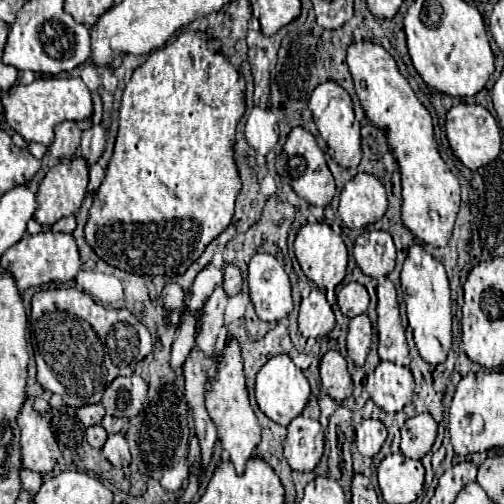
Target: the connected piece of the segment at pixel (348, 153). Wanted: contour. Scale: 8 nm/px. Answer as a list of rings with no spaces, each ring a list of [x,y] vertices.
[[[328,80],[328,82],[322,82],[314,88],[310,102],[308,102],[308,108],[312,110],[312,116],[314,116],[314,122],[318,126],[320,136],[328,142],[328,146],[332,150],[332,158],[344,168],[358,166],[358,162],[362,158],[360,128],[354,128],[354,110],[352,110],[350,94],[340,84]]]

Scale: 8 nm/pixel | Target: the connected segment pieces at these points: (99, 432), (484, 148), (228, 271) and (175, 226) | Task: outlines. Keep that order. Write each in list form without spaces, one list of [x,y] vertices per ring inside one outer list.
[[[90,426],[90,428],[86,428],[86,438],[88,438],[92,448],[102,448],[104,442],[106,442],[106,436],[108,434],[106,434],[106,430],[102,426]]]
[[[478,104],[452,106],[448,110],[448,114],[446,114],[446,136],[448,136],[450,148],[454,150],[458,160],[470,170],[476,170],[476,168],[480,168],[484,164],[490,164],[500,154],[500,146],[502,146],[500,126],[494,120],[494,116],[486,108],[482,108]]]
[[[226,266],[224,268],[224,282],[222,282],[224,290],[228,292],[228,296],[236,296],[240,292],[240,286],[242,286],[242,274],[236,266]]]
[[[182,32],[176,40],[170,40],[166,46],[154,50],[150,54],[150,58],[134,70],[130,82],[124,88],[122,106],[120,106],[120,128],[118,128],[118,136],[116,136],[114,154],[112,154],[112,160],[106,168],[106,176],[94,196],[90,216],[88,216],[88,222],[84,228],[86,240],[88,240],[90,248],[96,252],[96,256],[100,256],[104,262],[108,262],[124,272],[130,272],[136,276],[168,276],[168,278],[182,276],[190,268],[190,264],[198,260],[198,256],[204,252],[204,248],[228,228],[228,224],[234,216],[234,200],[242,188],[242,182],[240,182],[238,170],[234,166],[232,144],[234,144],[236,124],[240,122],[246,110],[246,85],[242,75],[234,70],[234,66],[222,54],[210,50],[208,44],[210,44],[210,40],[202,32]]]

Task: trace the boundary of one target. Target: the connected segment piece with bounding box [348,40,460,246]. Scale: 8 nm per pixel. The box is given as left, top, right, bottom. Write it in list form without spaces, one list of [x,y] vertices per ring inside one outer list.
[[[366,40],[352,42],[348,46],[348,66],[368,120],[376,128],[386,130],[390,148],[400,164],[404,226],[424,244],[446,246],[460,208],[460,182],[438,152],[430,112],[400,74],[396,60],[380,44]]]

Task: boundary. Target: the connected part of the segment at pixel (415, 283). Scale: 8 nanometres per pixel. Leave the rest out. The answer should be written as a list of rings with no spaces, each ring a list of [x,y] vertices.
[[[414,240],[414,244],[408,248],[404,266],[402,266],[402,290],[404,290],[404,302],[406,302],[406,316],[410,322],[410,328],[414,332],[416,348],[428,364],[440,364],[446,360],[446,354],[452,346],[452,314],[450,314],[450,286],[448,276],[444,272],[442,262],[434,260],[424,246]]]

